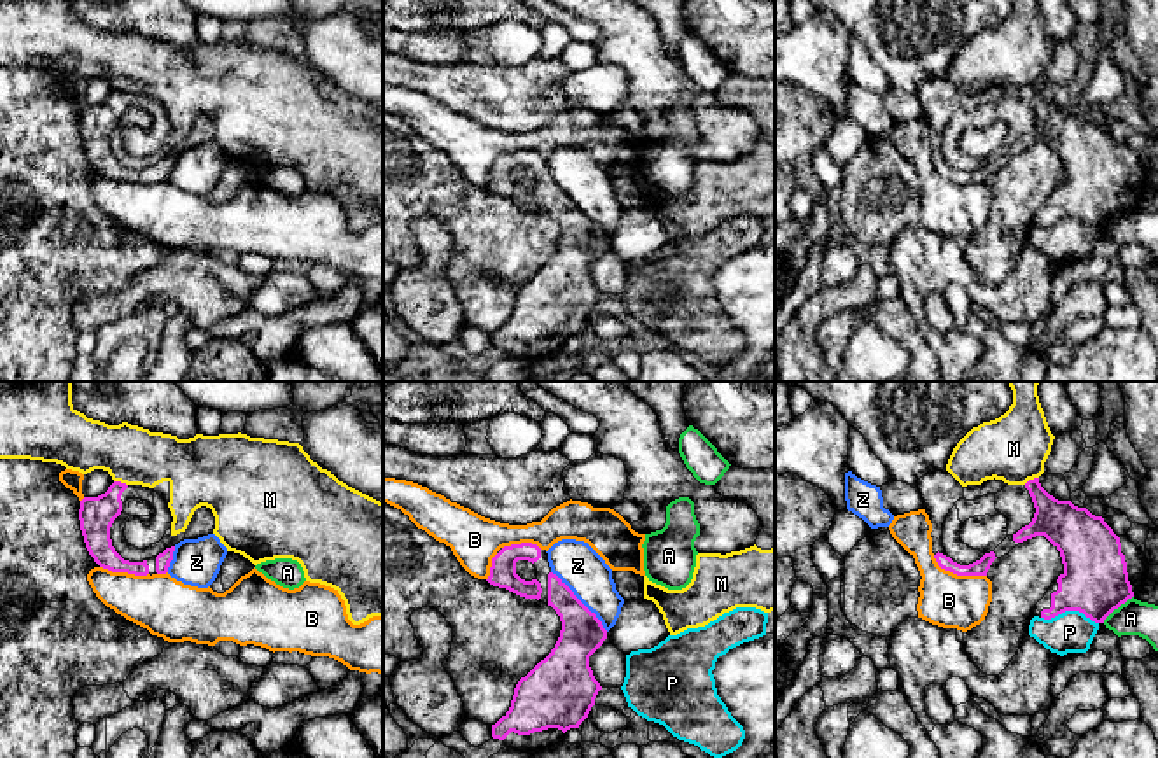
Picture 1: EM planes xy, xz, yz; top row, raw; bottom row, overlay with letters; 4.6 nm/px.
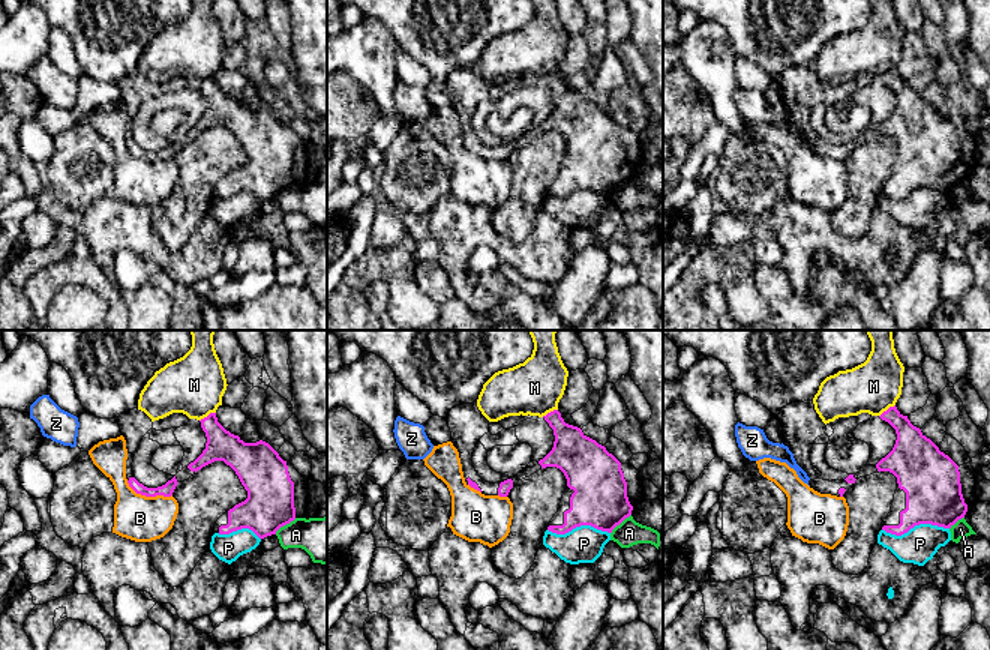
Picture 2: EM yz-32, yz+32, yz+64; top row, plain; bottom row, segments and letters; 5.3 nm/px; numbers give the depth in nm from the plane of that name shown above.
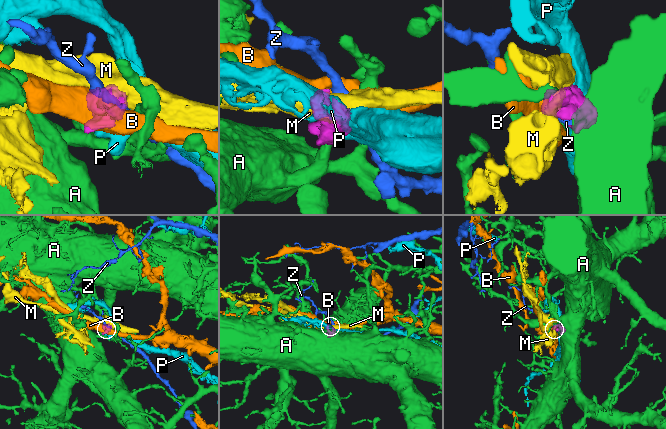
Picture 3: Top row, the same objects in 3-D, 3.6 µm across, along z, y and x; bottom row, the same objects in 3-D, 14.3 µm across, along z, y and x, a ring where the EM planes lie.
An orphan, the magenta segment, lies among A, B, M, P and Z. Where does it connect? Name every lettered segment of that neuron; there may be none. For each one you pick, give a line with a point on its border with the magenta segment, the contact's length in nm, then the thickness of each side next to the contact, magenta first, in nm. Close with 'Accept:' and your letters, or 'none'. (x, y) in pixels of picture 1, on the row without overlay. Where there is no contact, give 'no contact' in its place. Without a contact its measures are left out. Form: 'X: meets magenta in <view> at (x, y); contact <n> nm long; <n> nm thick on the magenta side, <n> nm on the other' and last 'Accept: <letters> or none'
Accept: none

